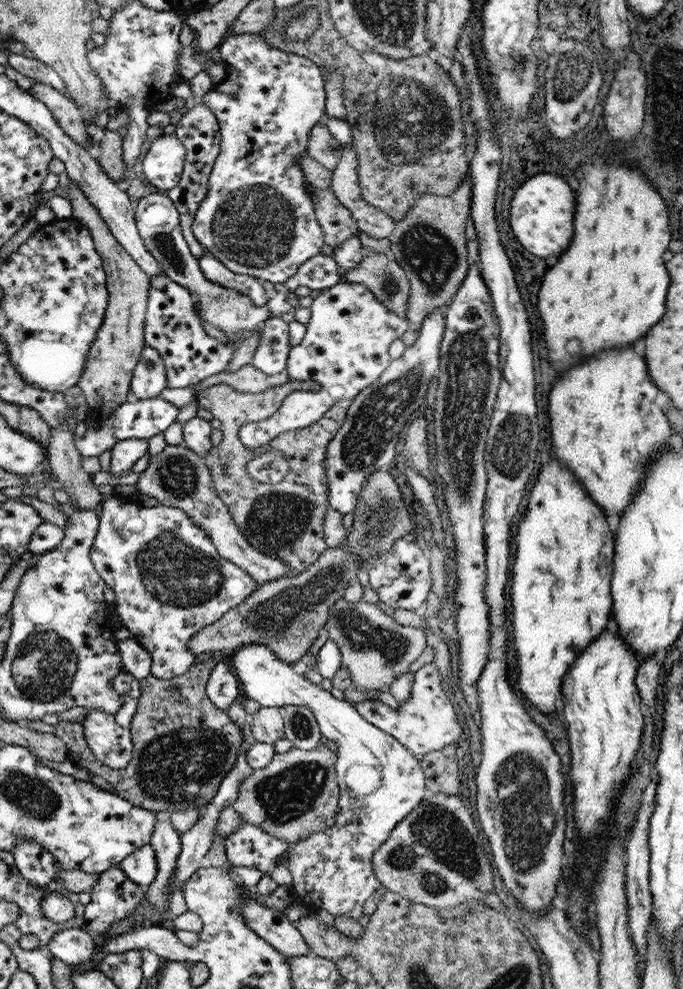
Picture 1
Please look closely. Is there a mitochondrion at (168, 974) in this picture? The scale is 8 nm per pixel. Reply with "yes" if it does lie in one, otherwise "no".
no

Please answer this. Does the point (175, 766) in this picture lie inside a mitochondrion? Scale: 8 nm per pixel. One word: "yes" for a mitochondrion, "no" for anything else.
yes

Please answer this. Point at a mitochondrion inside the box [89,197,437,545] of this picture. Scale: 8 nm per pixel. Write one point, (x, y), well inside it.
(383, 411)

